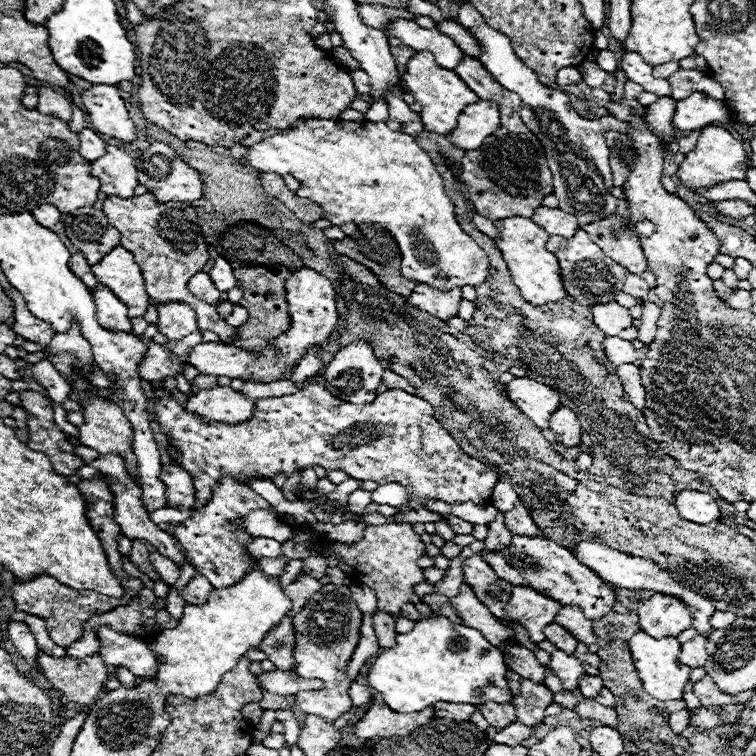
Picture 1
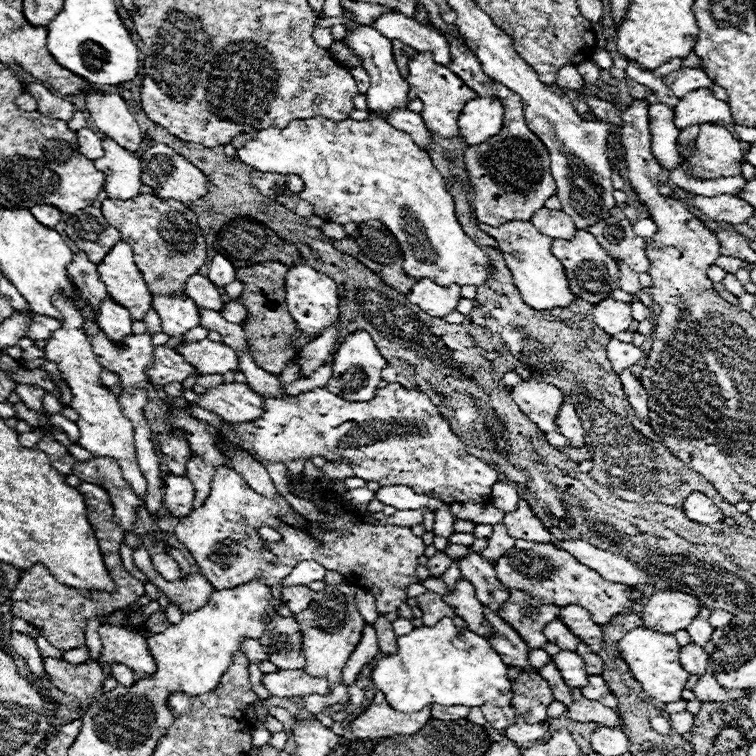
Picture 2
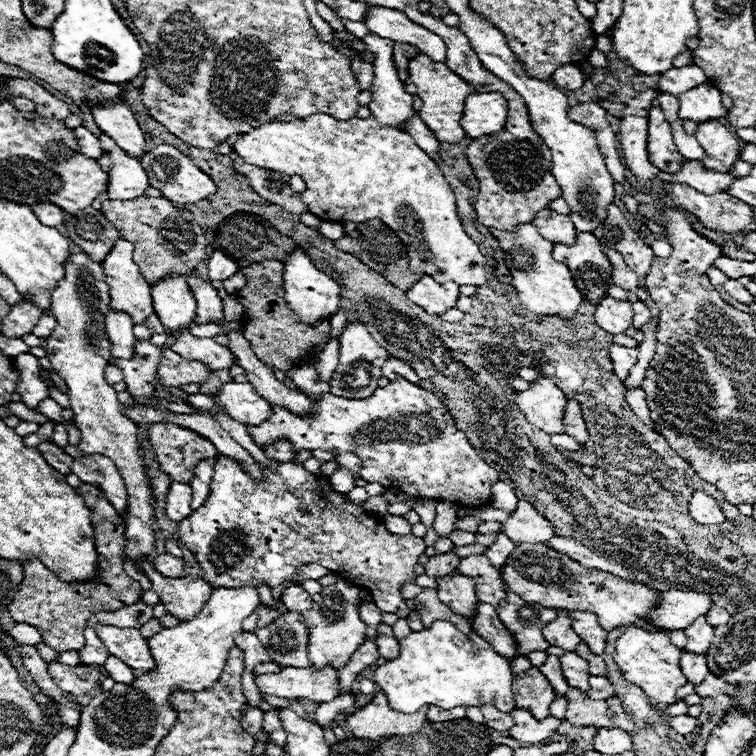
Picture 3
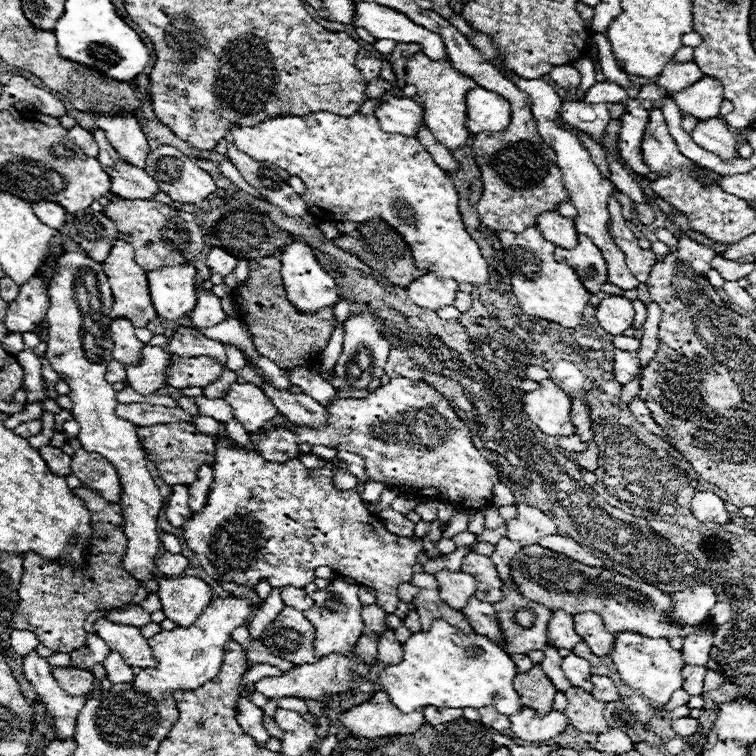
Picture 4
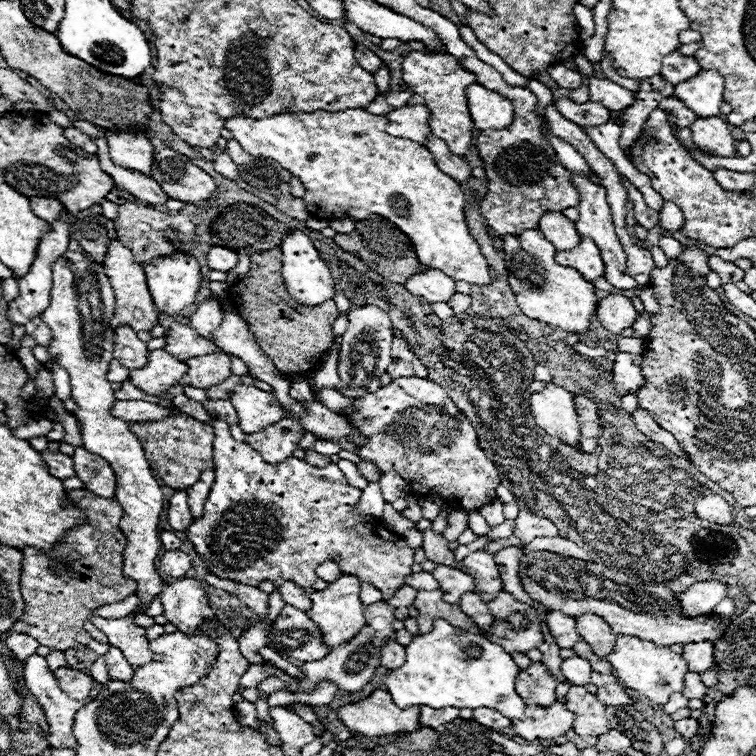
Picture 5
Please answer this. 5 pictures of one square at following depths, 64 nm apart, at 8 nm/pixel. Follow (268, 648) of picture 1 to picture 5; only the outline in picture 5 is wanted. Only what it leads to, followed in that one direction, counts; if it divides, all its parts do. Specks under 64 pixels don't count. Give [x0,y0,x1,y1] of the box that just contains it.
[268,604,330,662]

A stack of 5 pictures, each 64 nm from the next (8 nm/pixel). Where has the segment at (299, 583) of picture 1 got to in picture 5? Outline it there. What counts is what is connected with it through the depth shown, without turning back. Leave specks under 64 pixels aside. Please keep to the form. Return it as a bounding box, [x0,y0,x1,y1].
[278,582,312,610]

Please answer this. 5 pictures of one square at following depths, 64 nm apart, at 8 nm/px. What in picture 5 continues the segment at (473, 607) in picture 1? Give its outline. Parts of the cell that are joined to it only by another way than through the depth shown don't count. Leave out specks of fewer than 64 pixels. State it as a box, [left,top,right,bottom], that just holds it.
[432,564,474,604]

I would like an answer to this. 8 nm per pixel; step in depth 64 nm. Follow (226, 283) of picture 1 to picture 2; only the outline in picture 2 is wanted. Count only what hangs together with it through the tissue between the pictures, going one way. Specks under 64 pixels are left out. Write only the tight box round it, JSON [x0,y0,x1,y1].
[208,254,236,288]

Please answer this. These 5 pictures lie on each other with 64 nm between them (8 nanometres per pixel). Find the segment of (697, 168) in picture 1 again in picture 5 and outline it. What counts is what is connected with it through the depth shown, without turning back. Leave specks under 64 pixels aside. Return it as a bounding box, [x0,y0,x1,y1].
[692,116,736,158]

